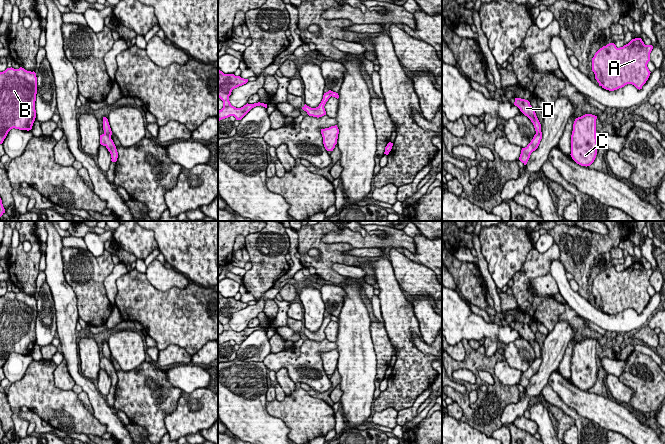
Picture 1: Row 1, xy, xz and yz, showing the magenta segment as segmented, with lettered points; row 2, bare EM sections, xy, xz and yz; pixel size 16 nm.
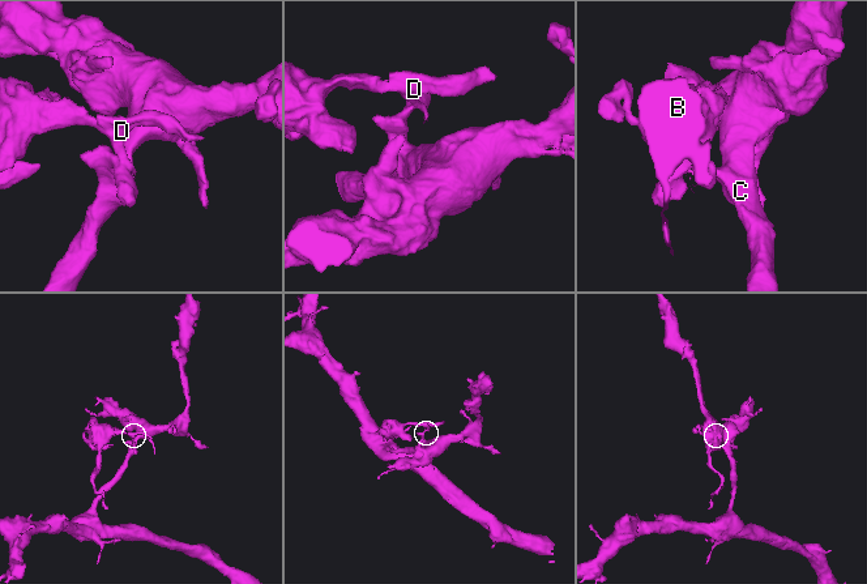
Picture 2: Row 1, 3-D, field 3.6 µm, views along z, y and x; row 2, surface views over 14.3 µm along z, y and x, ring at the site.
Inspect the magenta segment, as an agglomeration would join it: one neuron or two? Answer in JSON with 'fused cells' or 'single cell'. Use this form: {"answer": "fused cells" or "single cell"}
{"answer": "fused cells"}

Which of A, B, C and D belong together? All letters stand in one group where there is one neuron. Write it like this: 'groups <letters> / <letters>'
groups A C / B D

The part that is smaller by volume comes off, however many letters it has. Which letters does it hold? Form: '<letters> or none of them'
B, D

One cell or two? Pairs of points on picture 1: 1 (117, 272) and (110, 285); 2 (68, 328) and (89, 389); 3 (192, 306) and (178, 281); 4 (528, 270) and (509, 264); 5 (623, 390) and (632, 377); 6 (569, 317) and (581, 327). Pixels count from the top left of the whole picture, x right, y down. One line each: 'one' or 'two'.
1: one
2: one
3: two
4: two
5: two
6: one

